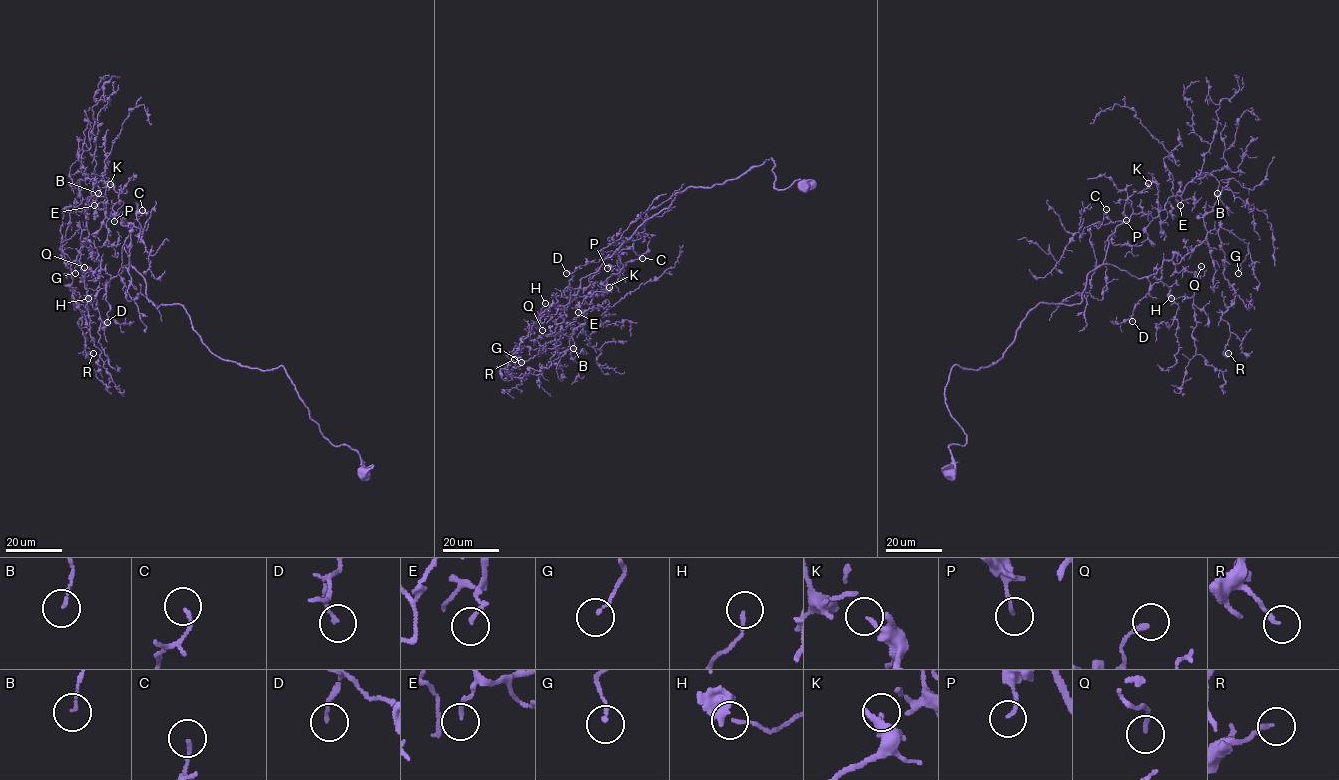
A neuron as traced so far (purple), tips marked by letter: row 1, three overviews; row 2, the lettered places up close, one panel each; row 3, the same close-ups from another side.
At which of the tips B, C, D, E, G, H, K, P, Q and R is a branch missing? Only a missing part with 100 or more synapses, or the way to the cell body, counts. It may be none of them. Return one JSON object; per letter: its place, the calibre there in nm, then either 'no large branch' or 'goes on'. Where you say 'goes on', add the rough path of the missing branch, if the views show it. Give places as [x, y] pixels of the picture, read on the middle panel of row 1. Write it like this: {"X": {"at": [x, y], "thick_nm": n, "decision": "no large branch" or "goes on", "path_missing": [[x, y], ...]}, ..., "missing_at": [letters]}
{"B": {"at": [573, 348], "thick_nm": 120, "decision": "no large branch"}, "C": {"at": [642, 258], "thick_nm": 130, "decision": "no large branch"}, "D": {"at": [566, 273], "thick_nm": 140, "decision": "no large branch"}, "E": {"at": [578, 312], "thick_nm": 140, "decision": "no large branch"}, "G": {"at": [521, 362], "thick_nm": 110, "decision": "no large branch"}, "H": {"at": [545, 303], "thick_nm": 120, "decision": "no large branch"}, "K": {"at": [609, 287], "thick_nm": 110, "decision": "goes on", "path_missing": [[609, 287], [611, 281], [614, 288], [620, 284], [626, 296], [654, 302], [699, 298]]}, "P": {"at": [607, 268], "thick_nm": 130, "decision": "no large branch"}, "Q": {"at": [542, 330], "thick_nm": 170, "decision": "no large branch"}, "R": {"at": [514, 359], "thick_nm": 170, "decision": "no large branch"}, "missing_at": ["K"]}

